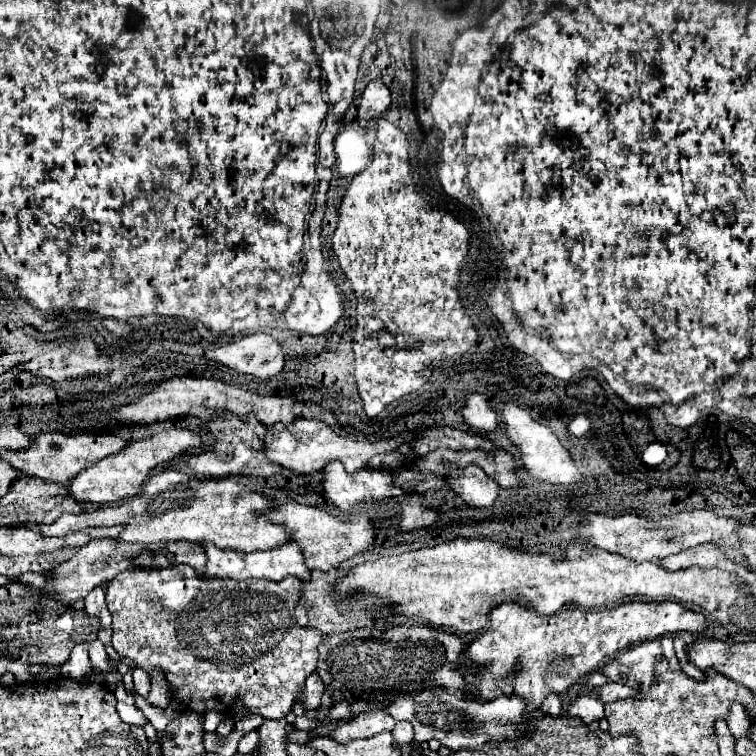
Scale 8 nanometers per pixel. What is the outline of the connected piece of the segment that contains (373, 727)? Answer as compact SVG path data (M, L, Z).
M359 713L353 721L339 725L329 733L329 737L341 745L347 745L355 739L369 739L383 729L391 731L395 727L395 719L391 719L387 713Z

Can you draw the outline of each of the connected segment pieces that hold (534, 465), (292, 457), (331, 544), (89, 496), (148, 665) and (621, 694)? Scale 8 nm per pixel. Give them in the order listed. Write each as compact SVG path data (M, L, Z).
M507 403L507 405L499 405L501 409L501 415L503 415L503 423L505 423L505 429L507 429L507 435L509 439L521 449L521 455L523 455L523 467L539 481L545 481L545 483L557 483L557 485L573 485L577 481L581 481L581 473L579 469L575 467L575 461L571 459L569 451L561 445L561 441L557 439L557 435L545 427L543 423L535 421L531 417L529 411L513 405L513 403Z
M297 417L287 427L281 425L281 423L275 423L275 425L267 427L265 455L269 457L269 461L281 465L283 469L295 471L295 473L315 473L315 471L321 471L327 461L341 461L343 467L349 473L355 473L355 471L367 467L367 461L371 457L382 453L393 452L403 441L407 441L411 437L413 437L413 433L377 439L377 441L349 441L349 439L337 435L331 427L327 427L325 423L321 423L317 419Z
M294 501L287 502L277 509L265 509L263 513L269 515L273 523L283 523L289 529L293 529L291 539L301 545L309 569L321 569L321 571L335 569L343 561L355 557L357 553L367 551L375 541L375 525L367 513L359 513L359 519L339 521L337 517L329 515L319 507L307 507Z
M169 427L163 433L155 433L147 439L133 441L133 443L125 445L119 453L115 453L111 457L103 457L95 465L83 469L81 473L77 473L73 479L67 481L67 491L75 497L75 501L107 505L107 503L113 503L121 497L129 497L129 495L139 493L141 483L145 481L145 477L149 475L149 471L153 467L157 467L161 463L167 463L177 455L197 451L199 447L201 447L201 439L193 431L179 429L179 427Z
M173 565L167 569L125 569L121 571L107 587L107 607L113 615L113 649L121 657L129 657L137 663L137 667L151 673L153 669L161 669L171 685L173 699L177 699L181 705L187 705L191 711L205 715L207 711L227 711L235 697L243 701L243 705L265 719L283 719L293 703L297 701L299 693L303 691L305 679L315 671L317 667L317 645L323 641L323 633L319 629L303 629L299 625L291 625L291 617L295 607L299 605L299 599L303 595L303 581L297 577L285 577L283 581L267 581L267 579L247 579L247 581L203 581L189 565Z
M607 683L603 687L595 687L593 689L595 693L599 693L601 701L603 703L611 703L613 699L627 699L627 697L639 697L639 689L633 689L633 687L627 687L627 685L621 685L621 683Z

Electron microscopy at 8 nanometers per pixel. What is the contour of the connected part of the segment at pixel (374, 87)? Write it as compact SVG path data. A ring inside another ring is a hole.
M371 81L359 101L359 115L357 123L361 127L367 127L371 121L377 121L383 117L383 113L391 107L391 93L381 81Z

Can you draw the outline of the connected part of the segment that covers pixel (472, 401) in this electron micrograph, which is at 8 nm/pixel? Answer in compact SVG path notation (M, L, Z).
M483 393L465 395L461 415L463 415L463 421L477 431L491 433L497 429L497 413L493 409L491 399L487 399Z

